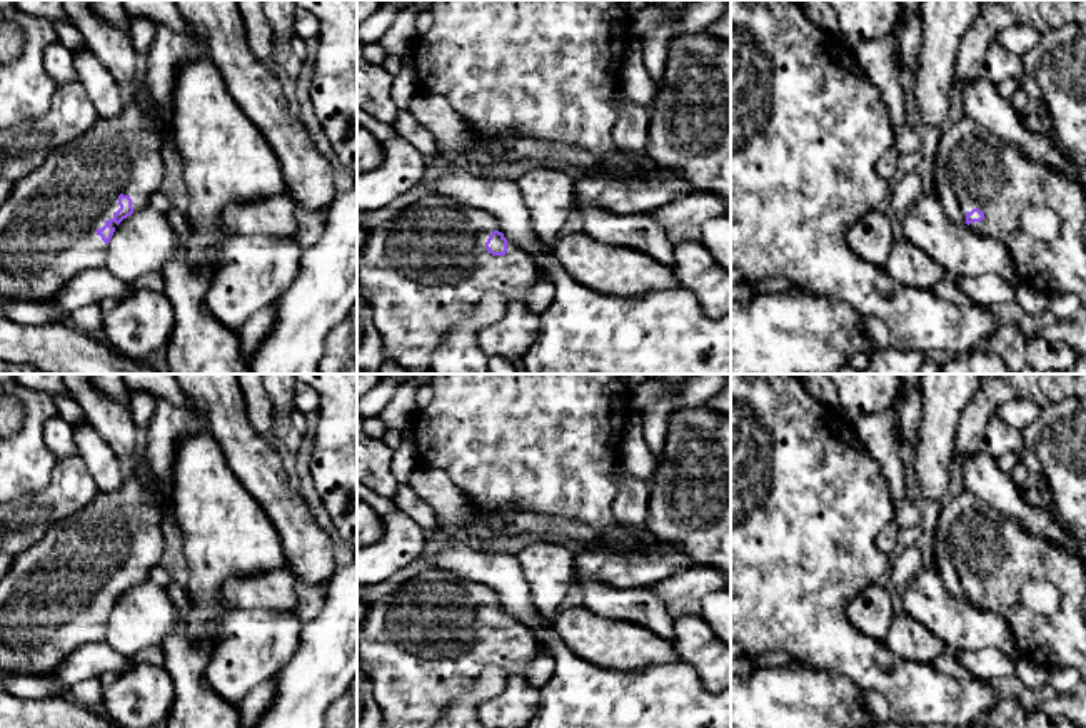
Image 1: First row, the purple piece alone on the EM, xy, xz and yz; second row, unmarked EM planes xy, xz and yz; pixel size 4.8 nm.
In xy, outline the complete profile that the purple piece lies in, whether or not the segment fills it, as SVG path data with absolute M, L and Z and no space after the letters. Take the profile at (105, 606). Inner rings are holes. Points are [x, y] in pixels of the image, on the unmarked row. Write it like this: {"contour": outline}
{"contour": "M157 401L155 412L147 426L147 444L143 449L143 464L153 478L153 486L145 486L138 478L132 476L123 483L117 493L97 493L97 496L80 511L53 523L47 533L28 549L18 553L12 558L12 564L5 576L0 579L0 671L5 675L42 675L48 676L70 653L83 646L85 643L105 641L108 616L115 606L115 601L132 589L133 586L148 579L148 573L160 564L162 554L165 551L165 531L163 524L167 519L163 503L172 499L172 471L175 464L175 454L178 442L192 434L197 434L205 429L205 417L197 411L189 401L182 406L177 406L168 401Z"}

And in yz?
{"contour": "M964 489L941 504L933 534L933 564L951 596L966 596L974 606L999 614L1014 634L1019 656L1051 668L1074 668L1086 688L1086 576L1079 559L1058 544L1033 536L1019 521L1004 516ZM1029 581L1048 581L1061 594L1061 606L1053 614L1041 614L1021 599L1021 588Z"}

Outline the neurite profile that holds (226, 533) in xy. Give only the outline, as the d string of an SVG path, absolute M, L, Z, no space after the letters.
M204 429L177 446L172 471L173 518L184 536L182 558L190 571L185 593L192 601L189 638L194 643L217 643L217 618L230 609L222 588L232 578L287 568L280 536L254 496L242 486L214 439Z

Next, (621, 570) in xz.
M681 546L646 548L641 551L586 549L576 554L576 576L597 579L616 589L652 586L692 564Z

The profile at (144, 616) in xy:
M147 579L117 601L108 616L105 641L125 658L147 646L160 646L175 629L178 611L167 588Z

